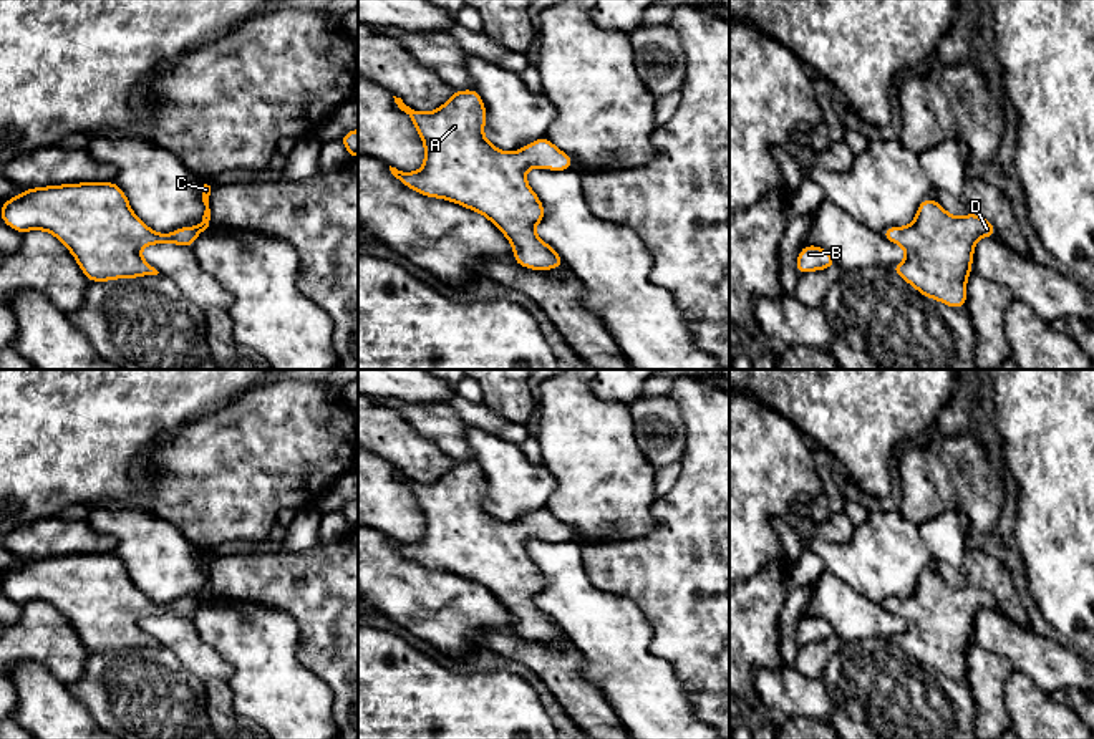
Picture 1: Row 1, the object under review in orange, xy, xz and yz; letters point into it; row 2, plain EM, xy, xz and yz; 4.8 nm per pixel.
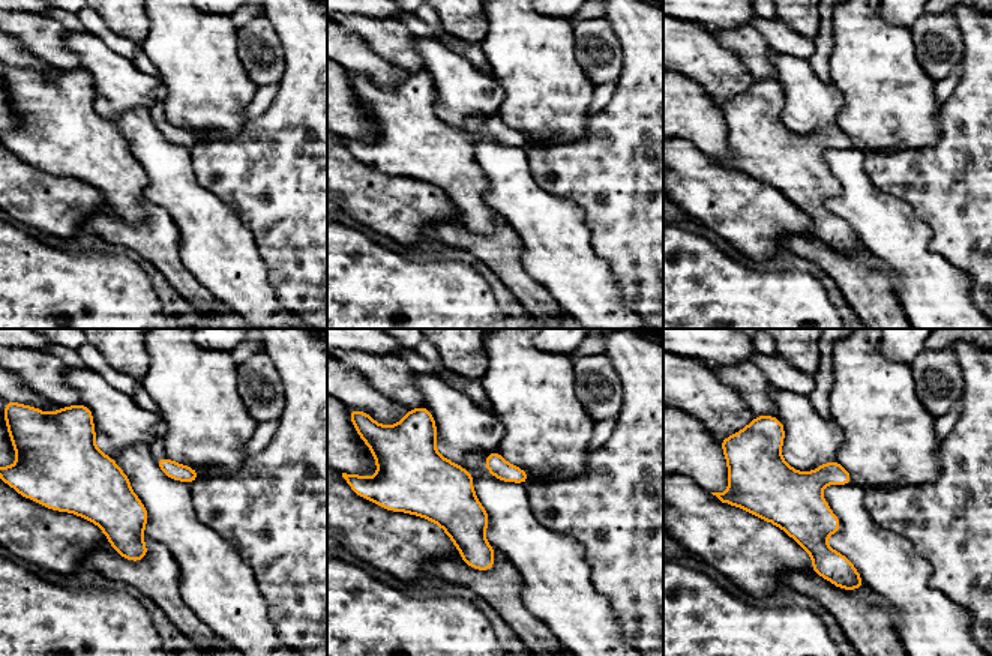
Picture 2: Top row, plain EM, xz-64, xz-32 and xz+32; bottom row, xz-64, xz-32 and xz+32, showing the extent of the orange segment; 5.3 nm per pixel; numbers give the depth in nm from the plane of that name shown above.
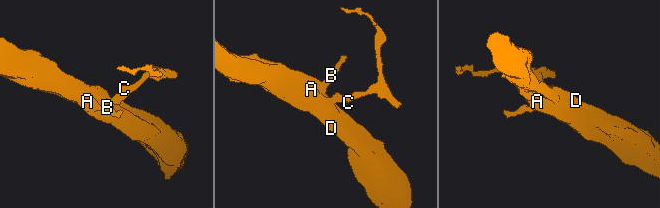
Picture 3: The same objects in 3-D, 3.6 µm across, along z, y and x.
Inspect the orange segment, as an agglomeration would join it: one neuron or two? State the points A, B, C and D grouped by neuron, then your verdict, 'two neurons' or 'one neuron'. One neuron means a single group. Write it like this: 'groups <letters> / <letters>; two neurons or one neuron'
groups A B C D; one neuron

